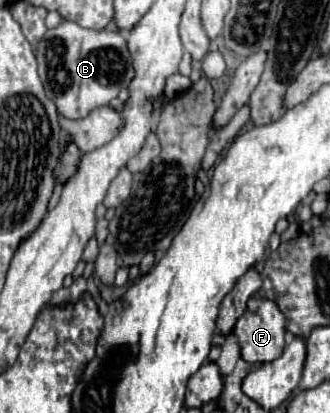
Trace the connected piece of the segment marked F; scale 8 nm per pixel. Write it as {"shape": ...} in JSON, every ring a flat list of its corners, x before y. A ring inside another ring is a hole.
{"shape":[[251,297,247,301,245,313,237,319,237,323,233,327,233,335,239,341,241,357,245,361,249,361,249,363,273,361,283,353,283,347,285,347,285,317,279,311,279,307,275,307,273,301,261,299,261,297]]}

